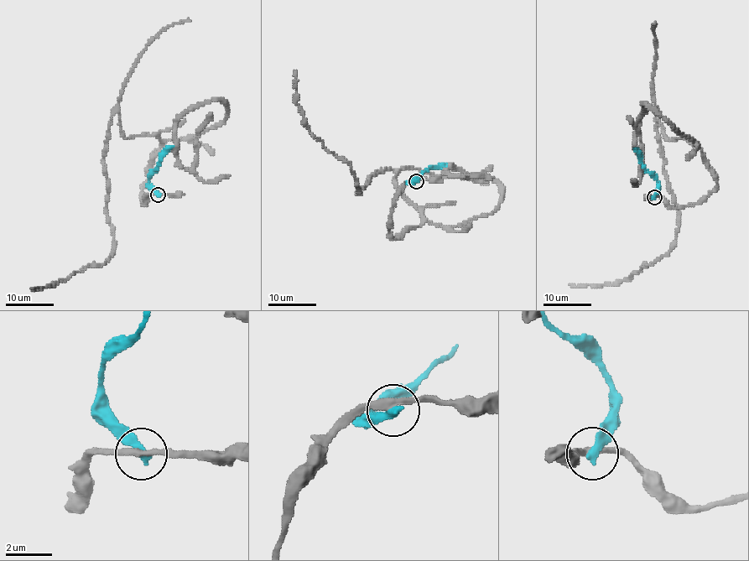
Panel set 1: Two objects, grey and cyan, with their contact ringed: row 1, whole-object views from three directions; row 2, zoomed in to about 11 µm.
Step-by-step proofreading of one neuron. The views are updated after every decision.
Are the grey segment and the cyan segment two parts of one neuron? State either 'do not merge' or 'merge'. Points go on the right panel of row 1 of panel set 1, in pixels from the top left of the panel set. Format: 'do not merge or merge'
do not merge

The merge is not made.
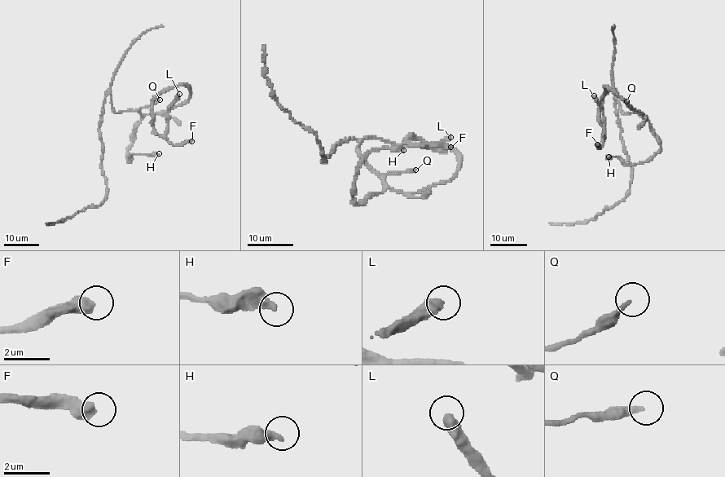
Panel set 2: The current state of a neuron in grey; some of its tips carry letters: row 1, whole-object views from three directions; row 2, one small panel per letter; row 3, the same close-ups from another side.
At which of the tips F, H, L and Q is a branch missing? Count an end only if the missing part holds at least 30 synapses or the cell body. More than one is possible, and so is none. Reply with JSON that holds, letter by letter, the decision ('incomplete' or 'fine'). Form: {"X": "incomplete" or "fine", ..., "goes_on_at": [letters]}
{"F": "fine", "H": "fine", "L": "fine", "Q": "fine", "goes_on_at": []}

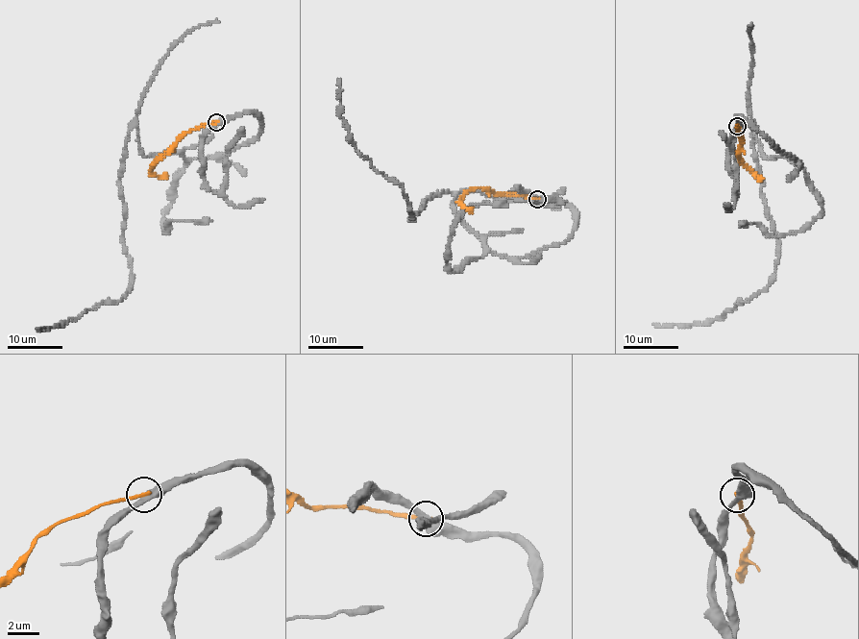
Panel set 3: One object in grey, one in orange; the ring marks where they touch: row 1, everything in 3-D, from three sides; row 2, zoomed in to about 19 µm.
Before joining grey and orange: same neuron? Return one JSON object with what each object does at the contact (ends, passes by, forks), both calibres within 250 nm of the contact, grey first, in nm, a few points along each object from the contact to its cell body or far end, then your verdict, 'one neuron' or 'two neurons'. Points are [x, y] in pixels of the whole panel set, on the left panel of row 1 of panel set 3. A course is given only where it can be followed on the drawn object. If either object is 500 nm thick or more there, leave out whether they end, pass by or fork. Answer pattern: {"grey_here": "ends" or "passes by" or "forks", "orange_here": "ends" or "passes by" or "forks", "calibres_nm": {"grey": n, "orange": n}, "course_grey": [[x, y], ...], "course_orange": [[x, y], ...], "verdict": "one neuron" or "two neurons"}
{"grey_here": "passes by", "orange_here": "ends", "calibres_nm": {"grey": 400, "orange": 240}, "course_grey": [[216, 123], [253, 112], [262, 128], [183, 158], [145, 156], [134, 126], [120, 178], [129, 288], [36, 328]], "course_orange": [[216, 122], [185, 132], [158, 160], [153, 172], [168, 178]], "verdict": "two neurons"}

